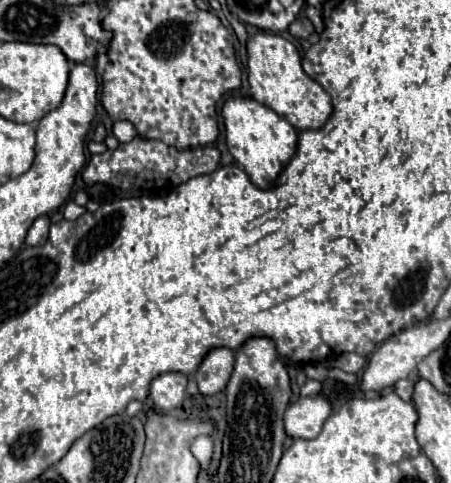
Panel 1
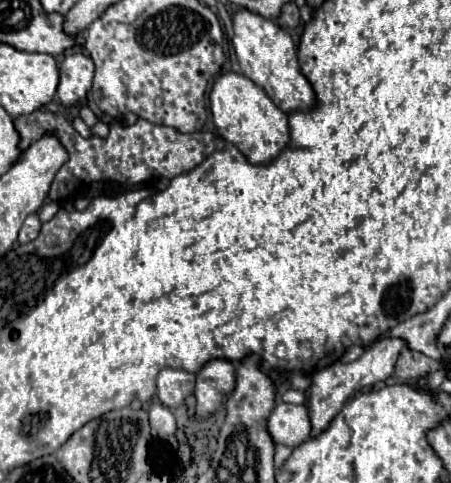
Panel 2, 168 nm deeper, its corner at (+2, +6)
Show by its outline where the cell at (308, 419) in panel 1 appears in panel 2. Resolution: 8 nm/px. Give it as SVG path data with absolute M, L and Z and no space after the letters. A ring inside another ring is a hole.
M279 403L267 419L267 431L275 445L285 445L289 449L299 447L309 439L311 433L307 407Z

